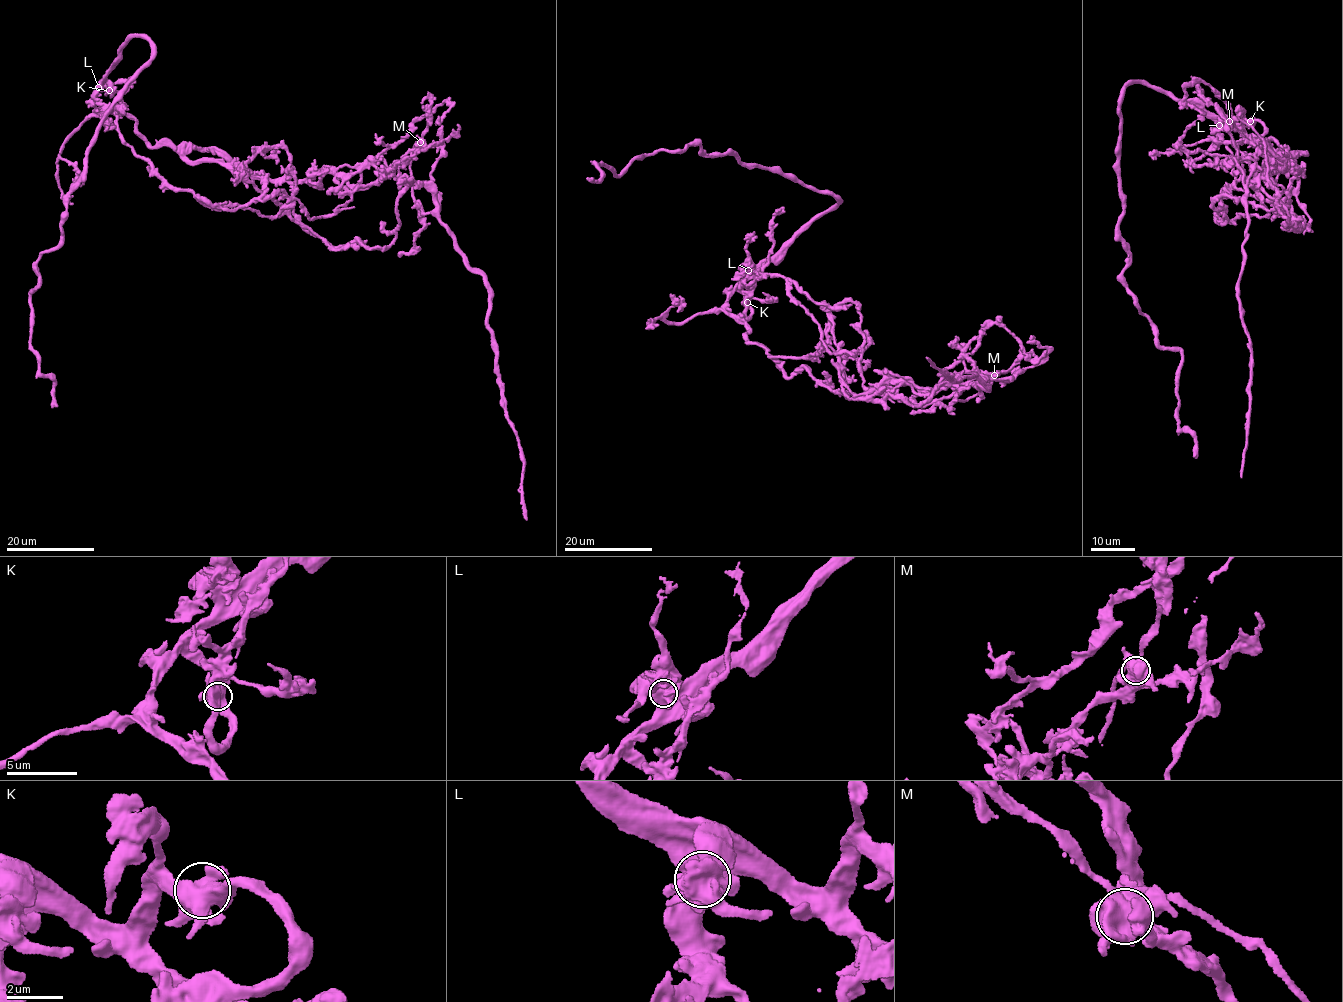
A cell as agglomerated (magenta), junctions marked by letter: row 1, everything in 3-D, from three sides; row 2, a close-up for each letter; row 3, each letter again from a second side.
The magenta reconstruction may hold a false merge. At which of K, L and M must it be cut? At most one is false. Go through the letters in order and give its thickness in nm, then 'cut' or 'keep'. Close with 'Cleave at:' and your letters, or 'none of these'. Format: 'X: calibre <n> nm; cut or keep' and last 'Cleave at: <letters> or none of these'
K: calibre 600 nm; keep
L: calibre 700 nm; keep
M: calibre 650 nm; cut
Cleave at: M

